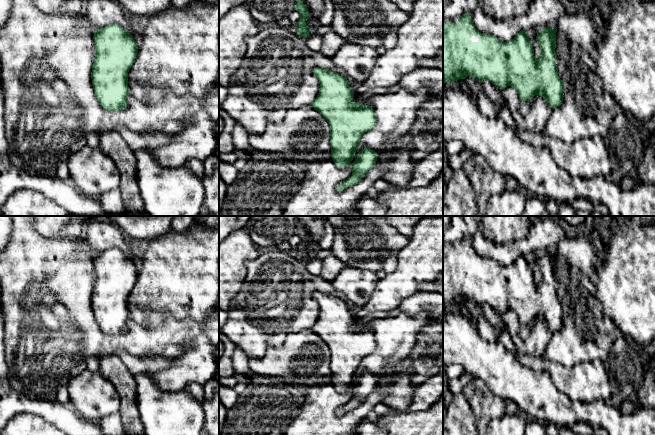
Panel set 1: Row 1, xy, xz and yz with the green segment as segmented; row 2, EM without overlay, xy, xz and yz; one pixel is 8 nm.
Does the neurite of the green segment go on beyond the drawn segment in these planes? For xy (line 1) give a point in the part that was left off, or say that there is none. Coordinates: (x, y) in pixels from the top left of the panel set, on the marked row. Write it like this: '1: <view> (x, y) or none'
1: none

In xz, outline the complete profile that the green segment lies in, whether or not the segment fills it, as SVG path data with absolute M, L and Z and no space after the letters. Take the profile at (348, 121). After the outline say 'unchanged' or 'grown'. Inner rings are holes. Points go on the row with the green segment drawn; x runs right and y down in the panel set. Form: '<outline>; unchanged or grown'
M323 68L313 69L320 88L311 106L330 126L331 157L338 167L347 167L353 160L363 134L376 122L375 110L353 101L347 77Z; unchanged

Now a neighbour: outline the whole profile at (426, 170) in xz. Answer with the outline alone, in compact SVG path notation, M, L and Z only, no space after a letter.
M443 141L438 148L416 162L411 180L411 188L424 187L437 179L443 170Z

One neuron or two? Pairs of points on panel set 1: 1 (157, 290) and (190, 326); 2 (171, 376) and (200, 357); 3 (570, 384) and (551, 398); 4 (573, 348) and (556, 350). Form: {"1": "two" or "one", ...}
{"1": "two", "2": "one", "3": "two", "4": "one"}

